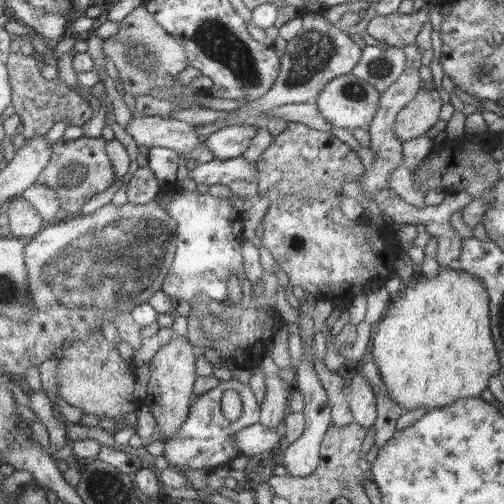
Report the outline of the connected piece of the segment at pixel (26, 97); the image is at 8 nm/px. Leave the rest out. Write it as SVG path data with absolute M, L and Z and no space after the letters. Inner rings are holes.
M10 53L6 58L13 87L12 106L24 126L21 134L25 140L32 140L35 136L45 136L57 122L68 121L72 126L82 127L95 114L91 104L83 99L80 93L72 91L64 81L49 81L42 76L36 55L26 57L23 54Z

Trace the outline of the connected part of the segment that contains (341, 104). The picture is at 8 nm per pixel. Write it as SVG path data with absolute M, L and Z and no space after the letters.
M352 73L331 80L318 95L315 105L320 114L333 126L347 128L370 127L378 112L380 92L373 84Z

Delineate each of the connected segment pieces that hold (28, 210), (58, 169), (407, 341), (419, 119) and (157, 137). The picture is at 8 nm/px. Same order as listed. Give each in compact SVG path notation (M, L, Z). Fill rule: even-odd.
M24 198L14 199L8 203L4 220L10 225L11 236L14 238L32 238L47 226L31 202Z
M82 136L76 140L61 139L51 144L53 155L36 181L57 193L61 208L66 210L69 217L80 214L85 202L115 183L115 168L106 152L105 144L106 140L102 136Z
M454 266L440 267L440 273L432 278L418 275L411 284L403 285L391 300L384 319L374 325L369 355L378 365L384 389L391 399L406 411L417 408L431 411L460 399L480 397L480 392L489 388L489 381L502 368L489 312L490 297L483 282Z
M423 87L417 92L416 98L395 118L393 129L398 140L403 143L422 137L440 120L440 111L445 104L442 94L433 87Z
M142 116L132 117L125 130L138 145L171 148L182 154L196 146L205 145L206 138L201 138L195 128L187 122L170 117Z

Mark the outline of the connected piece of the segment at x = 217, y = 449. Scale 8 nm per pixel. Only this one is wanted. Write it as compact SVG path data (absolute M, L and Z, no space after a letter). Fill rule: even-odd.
M233 379L226 380L226 382L220 381L216 389L192 399L189 416L187 416L181 430L178 431L178 435L174 439L164 442L163 456L168 461L168 464L173 466L206 470L207 473L222 465L230 465L238 457L238 454L236 454L235 432L253 424L258 424L260 417L261 403L249 385ZM226 390L238 392L242 399L242 416L238 420L228 420L221 409L221 398Z

